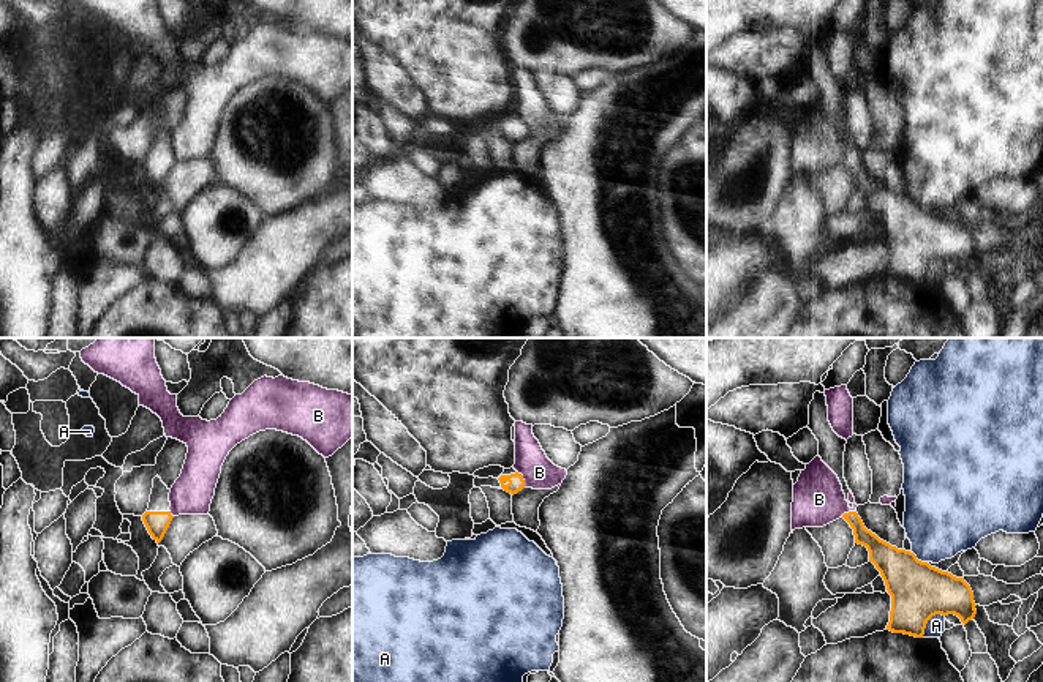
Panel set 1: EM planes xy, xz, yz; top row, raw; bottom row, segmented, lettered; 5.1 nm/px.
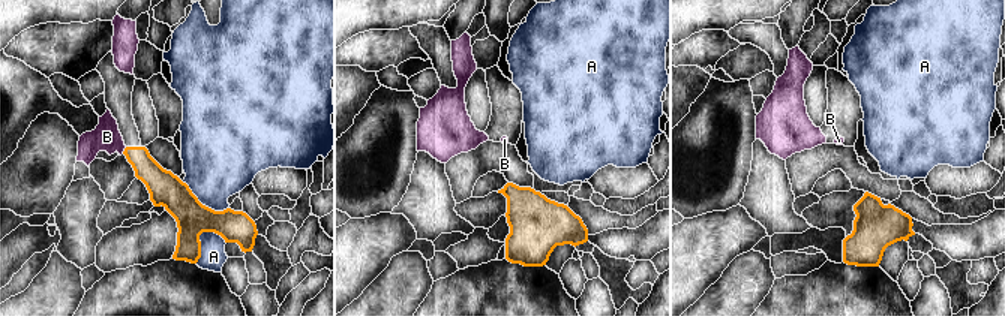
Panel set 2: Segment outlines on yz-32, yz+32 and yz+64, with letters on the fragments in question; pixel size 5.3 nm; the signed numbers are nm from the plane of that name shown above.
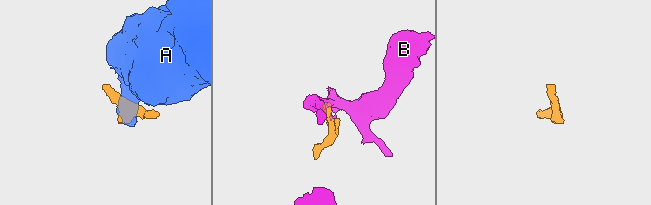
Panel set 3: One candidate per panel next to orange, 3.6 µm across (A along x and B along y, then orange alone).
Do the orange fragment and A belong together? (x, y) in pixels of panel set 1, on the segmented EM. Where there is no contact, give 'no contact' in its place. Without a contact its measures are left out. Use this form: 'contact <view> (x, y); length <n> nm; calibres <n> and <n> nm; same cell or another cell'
contact yz (928, 619); length 170 nm; calibres 280 and 100 nm; another cell

